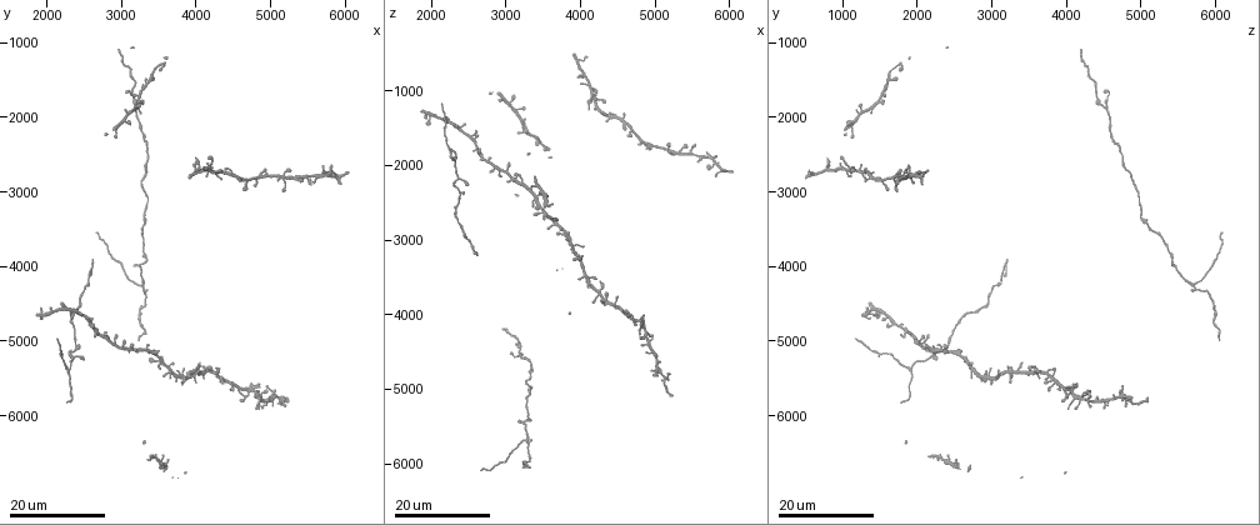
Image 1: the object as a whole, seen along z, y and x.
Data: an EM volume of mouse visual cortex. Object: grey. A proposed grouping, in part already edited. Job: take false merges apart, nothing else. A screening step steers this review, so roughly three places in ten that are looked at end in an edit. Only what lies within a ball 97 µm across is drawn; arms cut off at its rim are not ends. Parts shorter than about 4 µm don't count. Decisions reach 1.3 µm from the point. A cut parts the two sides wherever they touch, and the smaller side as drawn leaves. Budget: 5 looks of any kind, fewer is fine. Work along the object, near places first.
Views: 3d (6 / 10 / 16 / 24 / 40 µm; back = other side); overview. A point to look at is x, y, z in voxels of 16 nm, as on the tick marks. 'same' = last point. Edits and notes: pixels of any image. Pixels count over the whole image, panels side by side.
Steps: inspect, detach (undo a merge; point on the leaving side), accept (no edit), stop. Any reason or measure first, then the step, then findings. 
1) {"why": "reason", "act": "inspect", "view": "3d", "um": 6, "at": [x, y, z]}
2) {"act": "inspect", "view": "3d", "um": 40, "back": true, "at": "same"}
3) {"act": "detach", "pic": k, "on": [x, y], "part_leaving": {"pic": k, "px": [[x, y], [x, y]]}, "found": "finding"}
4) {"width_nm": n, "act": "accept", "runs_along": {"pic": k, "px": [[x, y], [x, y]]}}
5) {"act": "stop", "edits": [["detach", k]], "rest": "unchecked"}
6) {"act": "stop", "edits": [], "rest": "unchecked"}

{"why": "branch point", "act": "inspect", "view": "3d", "um": 24, "at": [3150, 1850, 4550]}

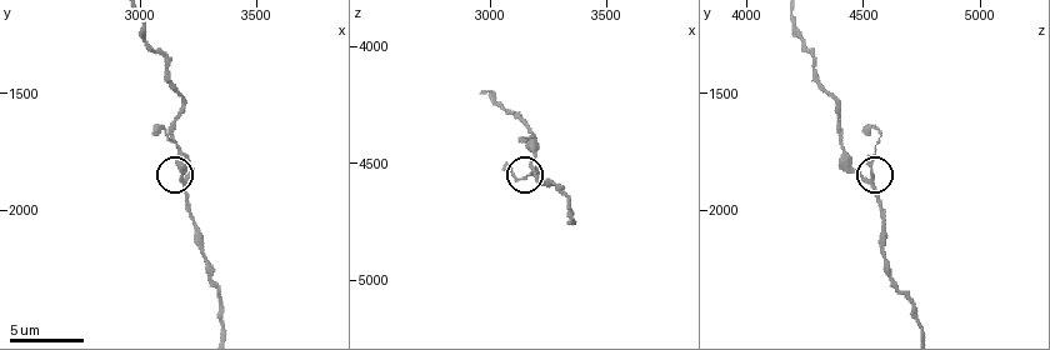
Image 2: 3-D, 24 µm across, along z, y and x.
{"why": "zoom in", "act": "inspect", "view": "3d", "um": 6, "at": [3190, 1860, 4520]}

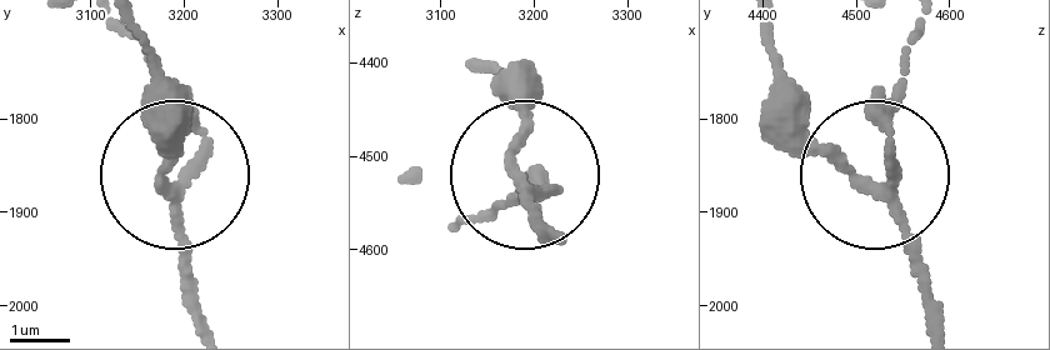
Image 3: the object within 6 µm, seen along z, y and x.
{"side_arm_um": 6, "arms": 3, "act": "accept", "found": "one neuron here"}

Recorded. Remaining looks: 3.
{"why": "three arms meet", "act": "inspect", "view": "3d", "um": 16, "at": [3250, 4200, 5700]}

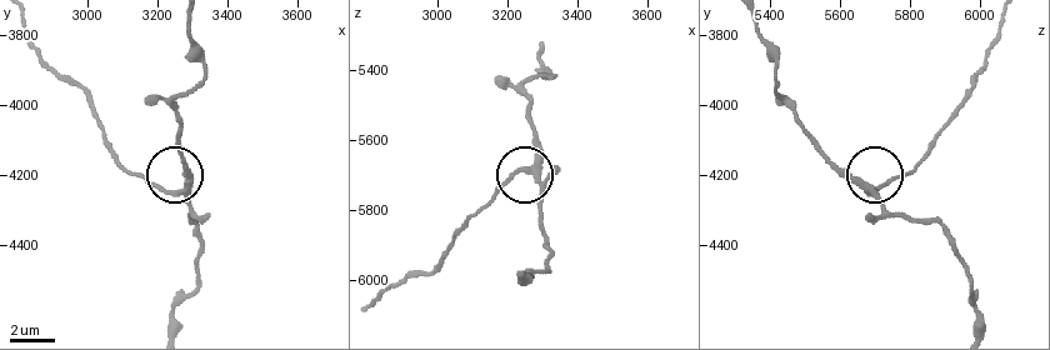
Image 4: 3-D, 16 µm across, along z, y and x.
{"act": "inspect", "view": "3d", "um": 10, "at": [3260, 4250, 5680]}

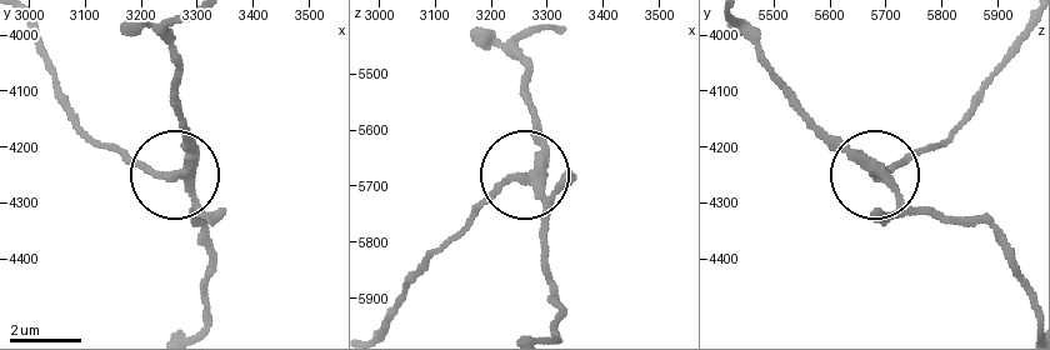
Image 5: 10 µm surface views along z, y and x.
{"width_nm": 260, "act": "detach", "pic": 5, "on": [131, 159], "part_leaving": {"pic": 5, "px": [[170, 179], [110, 149], [75, 116], [30, 26]]}, "found": "a second neuron is stuck on"}

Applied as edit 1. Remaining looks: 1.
{"act": "stop", "edits": [["detach", 5]], "rest": "unchecked"}

